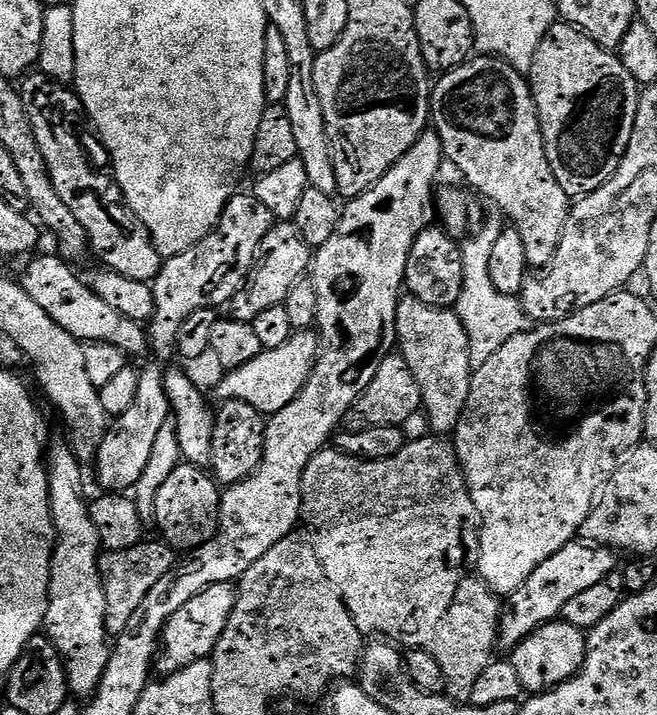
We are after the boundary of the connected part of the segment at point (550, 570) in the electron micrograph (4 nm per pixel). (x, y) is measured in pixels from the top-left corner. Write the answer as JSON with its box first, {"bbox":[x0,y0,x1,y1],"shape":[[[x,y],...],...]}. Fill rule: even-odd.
{"bbox":[499,542,618,650],"shape":[[[573,542],[562,546],[562,550],[558,550],[558,554],[546,558],[546,562],[542,562],[542,566],[538,566],[538,570],[534,570],[534,574],[530,574],[527,582],[517,592],[513,592],[511,596],[507,597],[500,614],[499,647],[505,648],[505,650],[517,648],[526,637],[537,632],[544,624],[553,623],[559,617],[562,606],[566,606],[566,602],[570,602],[570,598],[575,598],[579,592],[590,590],[590,586],[598,586],[598,582],[602,582],[602,578],[606,578],[606,574],[617,571],[616,556],[618,556],[617,549],[611,546]]]}

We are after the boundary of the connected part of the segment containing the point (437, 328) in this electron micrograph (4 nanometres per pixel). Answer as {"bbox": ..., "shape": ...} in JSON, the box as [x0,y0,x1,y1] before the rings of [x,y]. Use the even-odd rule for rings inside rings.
{"bbox":[396,295,474,434],"shape":[[[405,295],[396,315],[396,343],[399,355],[403,356],[418,382],[420,402],[431,431],[436,434],[455,433],[468,401],[474,371],[468,335],[459,315],[447,308],[426,306],[426,302]]]}

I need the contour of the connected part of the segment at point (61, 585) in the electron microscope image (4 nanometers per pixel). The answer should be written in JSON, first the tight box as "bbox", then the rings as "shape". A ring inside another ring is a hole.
{"bbox":[42,443,112,698],"shape":[[[67,443],[55,444],[46,452],[50,514],[56,531],[56,543],[52,546],[48,609],[42,628],[64,662],[69,693],[73,697],[88,698],[95,692],[112,653],[106,630],[106,594],[99,570],[102,545],[98,530],[88,517],[90,500],[84,497],[85,469]]]}

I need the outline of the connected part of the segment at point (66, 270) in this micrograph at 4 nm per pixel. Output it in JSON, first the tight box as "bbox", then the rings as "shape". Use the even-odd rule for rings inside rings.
{"bbox":[18,254,150,358],"shape":[[[56,254],[40,255],[33,255],[27,261],[28,269],[25,270],[24,277],[19,277],[18,283],[26,290],[26,294],[30,294],[30,298],[34,298],[34,302],[38,302],[38,306],[42,306],[42,310],[46,310],[46,314],[50,314],[50,318],[54,318],[54,322],[58,322],[58,326],[62,326],[62,330],[66,330],[75,340],[81,342],[94,340],[110,342],[118,346],[118,350],[122,350],[128,358],[140,356],[144,351],[146,353],[149,351],[150,345],[145,325],[130,322],[130,318],[122,318],[118,310],[102,302],[102,298],[94,294],[91,286],[85,281],[83,284],[72,273],[73,265],[69,261],[60,259]]]}

